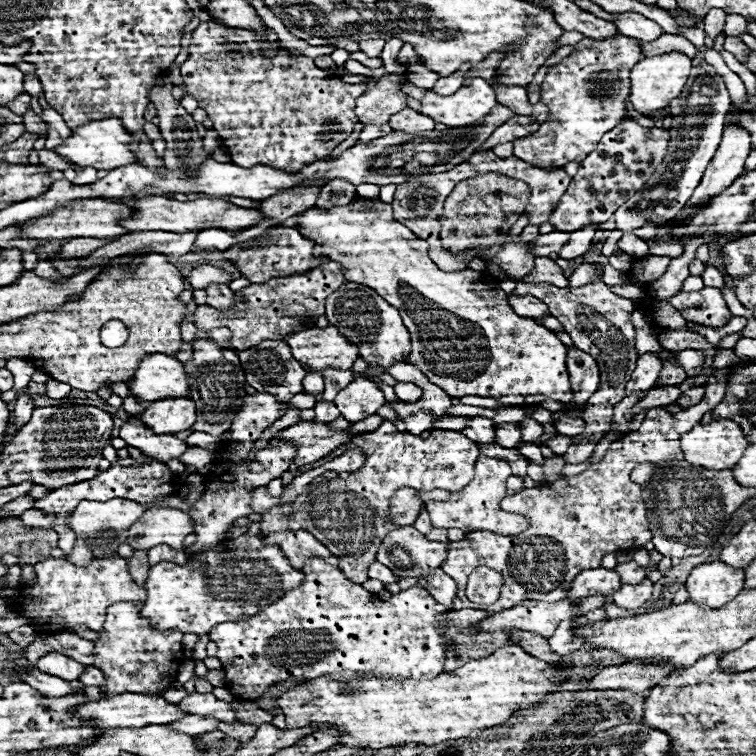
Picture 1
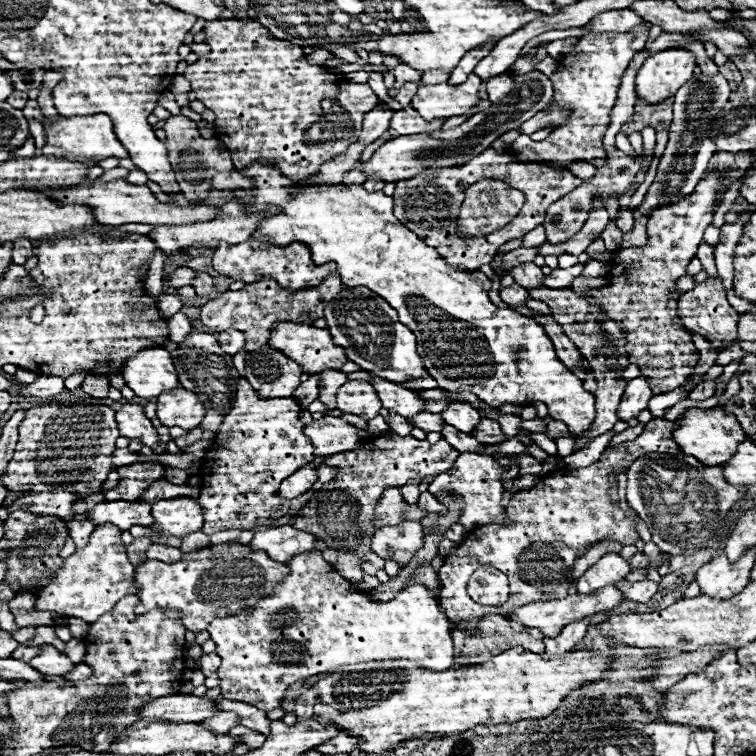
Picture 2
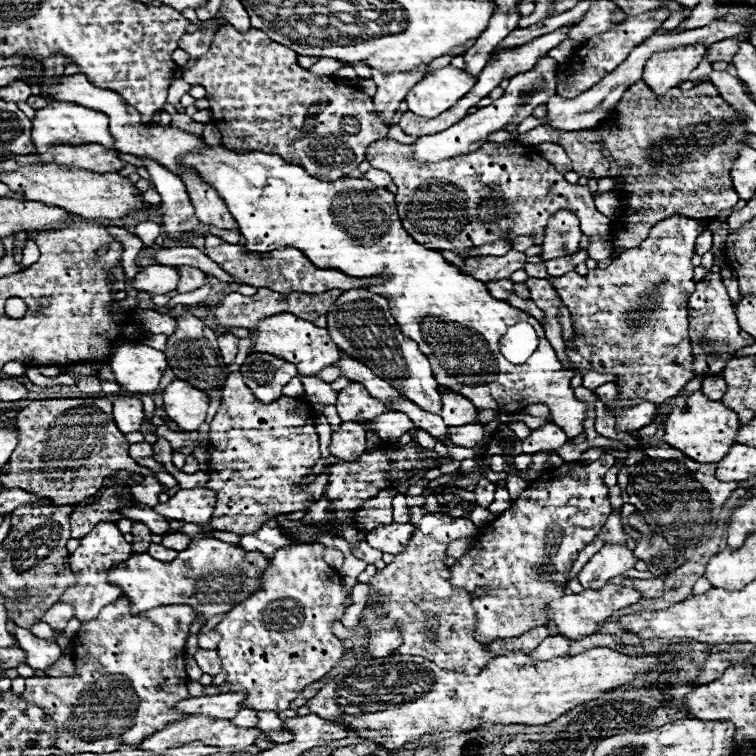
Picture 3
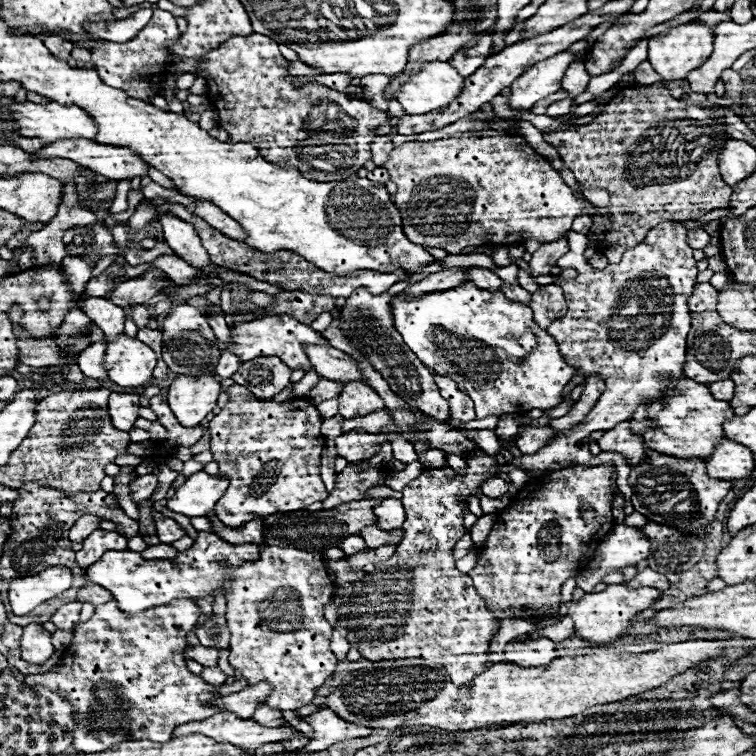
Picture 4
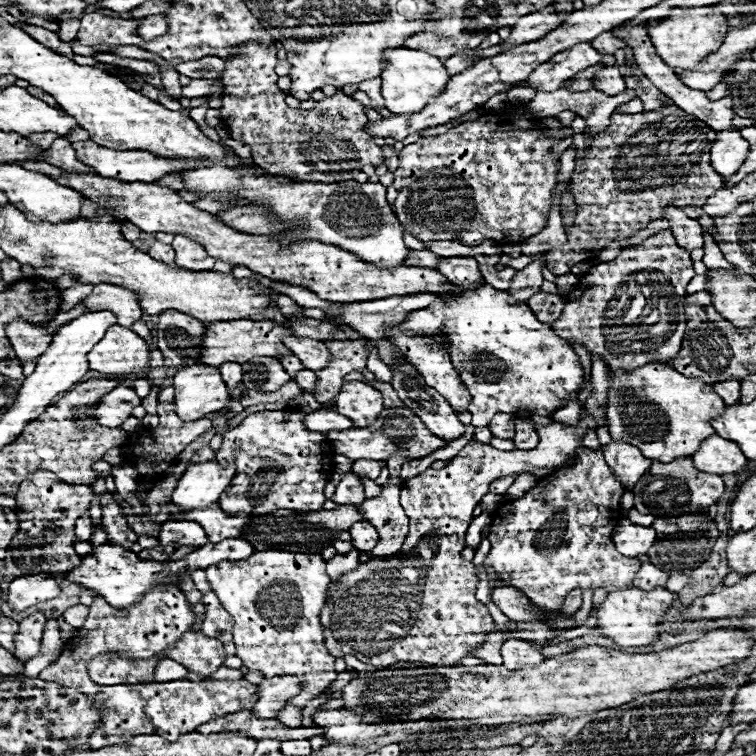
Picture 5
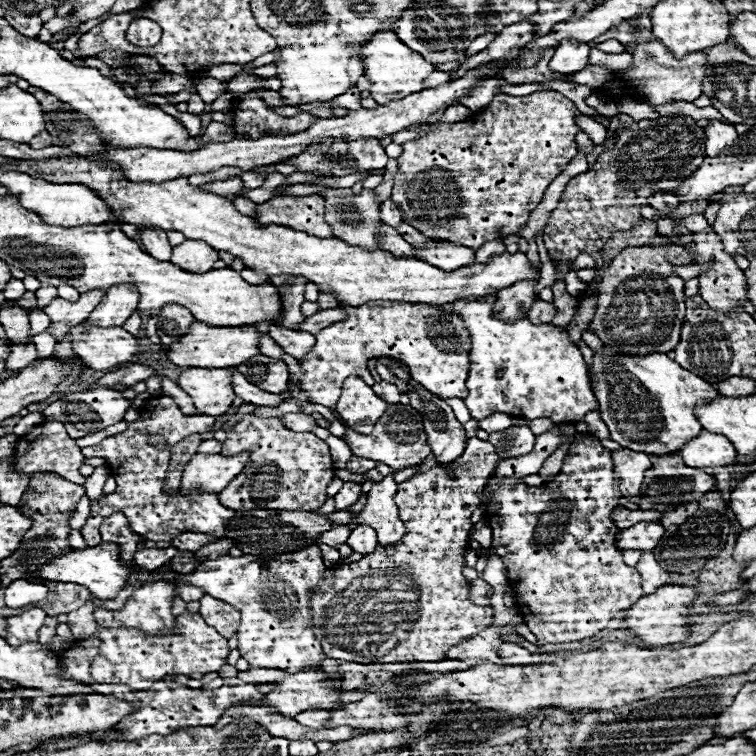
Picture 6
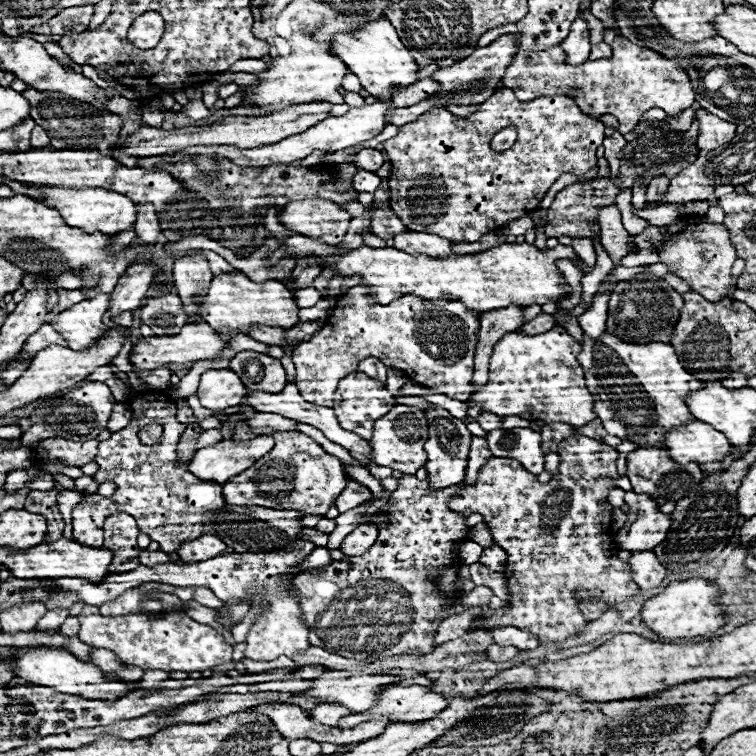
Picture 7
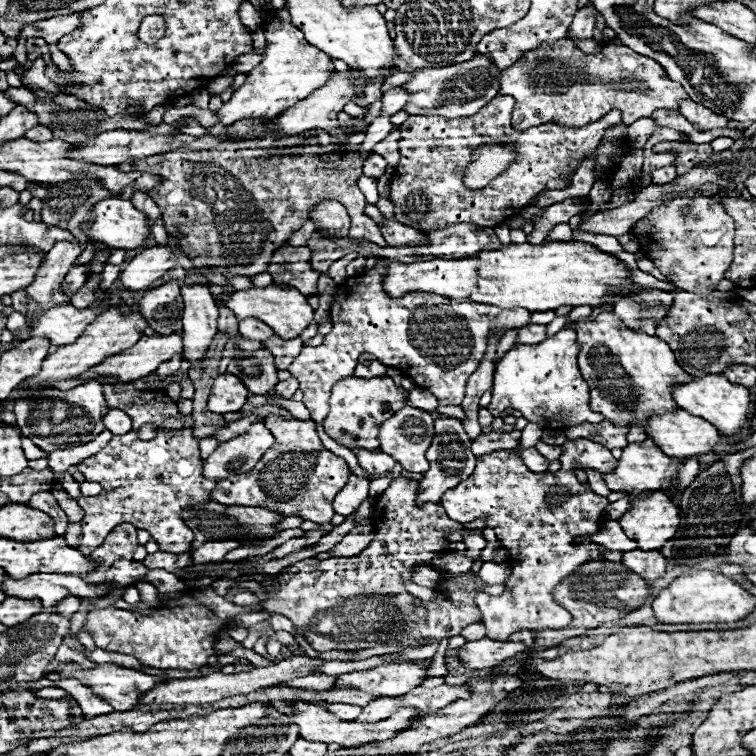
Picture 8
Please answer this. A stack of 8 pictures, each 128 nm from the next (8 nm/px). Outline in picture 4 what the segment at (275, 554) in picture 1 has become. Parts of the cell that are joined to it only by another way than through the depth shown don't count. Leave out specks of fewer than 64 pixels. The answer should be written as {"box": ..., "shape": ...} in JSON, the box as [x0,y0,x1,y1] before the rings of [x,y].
{"box":[86,532,260,614],"shape":[[[198,532],[192,548],[180,552],[180,556],[172,560],[144,560],[140,552],[130,550],[108,550],[100,562],[92,564],[86,570],[86,582],[100,584],[110,590],[118,608],[128,614],[140,614],[152,606],[168,604],[176,598],[206,598],[218,594],[224,588],[226,578],[230,580],[230,572],[234,566],[242,566],[244,562],[254,562],[260,556],[260,546],[252,544],[228,544],[216,534]]]}

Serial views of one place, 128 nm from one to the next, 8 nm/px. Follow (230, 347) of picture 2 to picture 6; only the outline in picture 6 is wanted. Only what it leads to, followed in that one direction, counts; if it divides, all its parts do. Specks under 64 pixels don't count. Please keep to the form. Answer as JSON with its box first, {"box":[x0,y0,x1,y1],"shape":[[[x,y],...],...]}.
{"box":[232,368,286,408],"shape":[[[232,368],[232,386],[234,386],[234,392],[248,404],[254,404],[254,406],[270,406],[270,408],[276,408],[280,402],[284,402],[286,398],[282,398],[280,394],[268,394],[268,392],[262,392],[258,386],[250,384],[246,380],[244,374],[238,372],[238,368]]]}

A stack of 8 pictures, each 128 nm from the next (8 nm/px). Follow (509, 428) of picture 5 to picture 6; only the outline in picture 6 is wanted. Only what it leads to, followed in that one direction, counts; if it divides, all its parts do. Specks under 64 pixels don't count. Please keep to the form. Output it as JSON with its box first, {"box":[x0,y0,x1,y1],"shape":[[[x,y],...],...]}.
{"box":[480,414,512,432],"shape":[[[492,414],[480,420],[480,428],[486,432],[502,432],[510,426],[512,426],[512,416],[506,416],[506,414]]]}

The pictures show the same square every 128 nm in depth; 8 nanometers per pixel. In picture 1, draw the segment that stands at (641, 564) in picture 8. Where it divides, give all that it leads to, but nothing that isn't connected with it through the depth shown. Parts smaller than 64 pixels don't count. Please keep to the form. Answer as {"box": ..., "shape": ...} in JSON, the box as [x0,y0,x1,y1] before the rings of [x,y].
{"box":[614,578,652,610],"shape":[[[644,578],[640,584],[630,586],[624,584],[616,594],[614,594],[614,604],[624,608],[624,610],[636,610],[640,606],[644,606],[652,596],[652,582],[648,578]]]}

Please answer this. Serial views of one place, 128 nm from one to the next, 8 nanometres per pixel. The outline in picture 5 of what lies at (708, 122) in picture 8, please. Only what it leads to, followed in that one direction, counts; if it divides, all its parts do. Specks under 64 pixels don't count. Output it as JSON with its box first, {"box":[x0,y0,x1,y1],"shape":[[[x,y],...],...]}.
{"box":[712,130,750,178],"shape":[[[738,130],[720,132],[712,144],[714,170],[724,178],[730,178],[732,174],[736,174],[736,170],[740,170],[740,166],[748,158],[748,146],[750,144],[740,136]]]}

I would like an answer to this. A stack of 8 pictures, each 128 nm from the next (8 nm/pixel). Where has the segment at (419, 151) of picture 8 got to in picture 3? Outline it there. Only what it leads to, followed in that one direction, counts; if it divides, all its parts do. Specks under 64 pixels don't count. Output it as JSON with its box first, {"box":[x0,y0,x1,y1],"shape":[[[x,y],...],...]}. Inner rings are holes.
{"box":[366,140,612,254],"shape":[[[394,140],[372,142],[372,146],[366,150],[366,158],[372,168],[386,170],[398,186],[396,204],[402,226],[416,242],[428,248],[464,254],[464,250],[468,252],[482,244],[514,240],[518,236],[532,236],[536,244],[542,244],[544,226],[560,208],[576,212],[588,238],[610,234],[612,222],[596,210],[590,188],[566,182],[566,178],[532,146],[524,146],[520,142],[486,142],[472,154],[436,164],[416,164],[410,160],[410,156],[412,148]],[[492,194],[508,202],[510,210],[504,218],[480,222],[476,218],[476,206],[482,202],[482,198],[492,198]]]}

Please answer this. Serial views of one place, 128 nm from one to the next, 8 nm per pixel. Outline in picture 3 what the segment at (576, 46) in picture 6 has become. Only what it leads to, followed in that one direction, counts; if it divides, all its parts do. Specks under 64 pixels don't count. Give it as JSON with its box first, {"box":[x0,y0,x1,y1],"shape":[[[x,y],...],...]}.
{"box":[410,56,558,164],"shape":[[[546,56],[528,74],[516,74],[516,78],[508,80],[504,96],[494,100],[490,106],[484,106],[474,114],[468,114],[468,118],[464,118],[464,122],[456,122],[452,130],[444,130],[440,134],[428,134],[428,138],[418,138],[414,144],[410,144],[414,150],[412,160],[424,164],[424,162],[440,162],[444,158],[454,158],[456,154],[470,154],[476,152],[480,146],[484,146],[492,132],[502,130],[506,124],[520,124],[524,118],[532,116],[534,108],[546,104],[548,98],[556,94],[556,84],[558,84],[556,66],[558,62]]]}

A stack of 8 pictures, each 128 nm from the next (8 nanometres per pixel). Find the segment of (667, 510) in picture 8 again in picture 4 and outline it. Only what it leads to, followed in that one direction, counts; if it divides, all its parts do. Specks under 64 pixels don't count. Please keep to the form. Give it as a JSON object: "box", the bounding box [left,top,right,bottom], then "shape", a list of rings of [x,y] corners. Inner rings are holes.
{"box":[576,420,650,592],"shape":[[[624,420],[624,422],[620,422],[620,426],[614,426],[612,430],[606,430],[604,436],[596,442],[606,452],[624,454],[624,458],[630,466],[636,466],[638,462],[644,460],[644,444],[638,438],[638,434],[632,434],[630,420]],[[617,524],[598,544],[596,554],[584,570],[576,576],[578,586],[584,592],[592,592],[604,576],[624,568],[634,566],[648,556],[650,542],[636,530],[636,527]]]}

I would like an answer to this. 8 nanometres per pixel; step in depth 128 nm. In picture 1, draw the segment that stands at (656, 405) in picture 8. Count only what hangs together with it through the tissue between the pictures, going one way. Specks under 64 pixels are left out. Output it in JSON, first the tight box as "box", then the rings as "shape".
{"box":[680,420,748,470],"shape":[[[732,420],[696,424],[688,434],[682,434],[680,444],[684,460],[706,470],[732,470],[748,448],[746,436]]]}

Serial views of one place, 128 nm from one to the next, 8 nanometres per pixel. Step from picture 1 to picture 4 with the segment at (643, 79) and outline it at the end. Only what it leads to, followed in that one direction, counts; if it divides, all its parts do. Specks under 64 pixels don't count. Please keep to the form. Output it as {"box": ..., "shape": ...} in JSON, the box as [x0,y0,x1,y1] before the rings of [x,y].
{"box":[648,24,714,82],"shape":[[[682,24],[682,26],[670,28],[650,40],[648,62],[660,74],[662,82],[684,80],[688,76],[688,72],[696,70],[710,58],[712,46],[714,46],[714,30],[712,28],[702,26],[702,24]]]}

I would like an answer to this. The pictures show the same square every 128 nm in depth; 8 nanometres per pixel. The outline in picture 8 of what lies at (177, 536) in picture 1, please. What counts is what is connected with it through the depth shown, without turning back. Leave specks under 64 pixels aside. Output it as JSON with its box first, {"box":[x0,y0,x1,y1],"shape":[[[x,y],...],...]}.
{"box":[202,422,274,480],"shape":[[[256,422],[248,432],[232,438],[230,442],[218,444],[216,450],[204,460],[202,474],[210,480],[226,480],[234,474],[244,474],[254,468],[272,444],[274,436],[270,430],[264,422]]]}

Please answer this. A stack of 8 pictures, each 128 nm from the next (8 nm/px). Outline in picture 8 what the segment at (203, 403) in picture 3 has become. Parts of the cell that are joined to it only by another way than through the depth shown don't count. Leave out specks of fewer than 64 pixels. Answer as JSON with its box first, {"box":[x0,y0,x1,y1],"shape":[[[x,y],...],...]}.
{"box":[208,374,248,414],"shape":[[[220,374],[214,378],[210,398],[208,398],[208,410],[216,414],[226,412],[238,412],[248,398],[246,386],[234,378],[232,374]]]}

